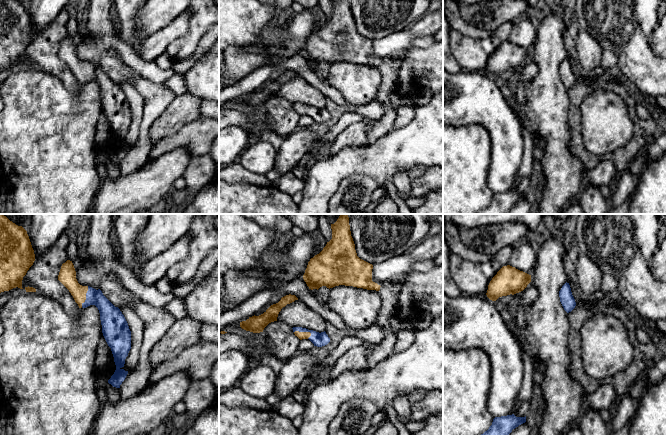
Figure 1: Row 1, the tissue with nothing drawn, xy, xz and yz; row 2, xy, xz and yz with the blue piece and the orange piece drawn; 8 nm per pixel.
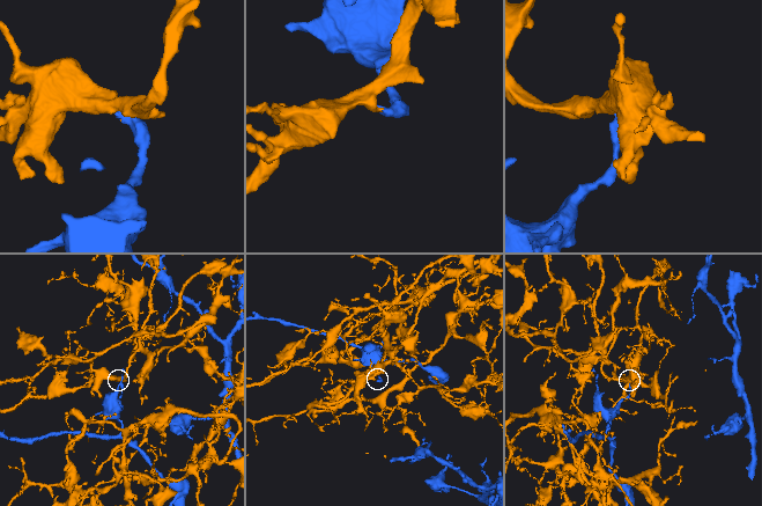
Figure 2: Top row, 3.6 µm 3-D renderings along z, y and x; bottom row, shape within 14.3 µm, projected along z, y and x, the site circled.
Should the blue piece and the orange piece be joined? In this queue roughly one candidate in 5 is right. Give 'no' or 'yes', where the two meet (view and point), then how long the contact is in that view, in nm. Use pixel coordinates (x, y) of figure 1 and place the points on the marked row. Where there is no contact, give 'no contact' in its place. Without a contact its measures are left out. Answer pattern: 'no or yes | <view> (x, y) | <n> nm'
no | xy (86, 297) | 190 nm

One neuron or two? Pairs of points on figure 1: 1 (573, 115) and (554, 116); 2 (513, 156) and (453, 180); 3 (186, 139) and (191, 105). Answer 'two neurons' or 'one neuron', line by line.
1: two neurons
2: two neurons
3: two neurons

